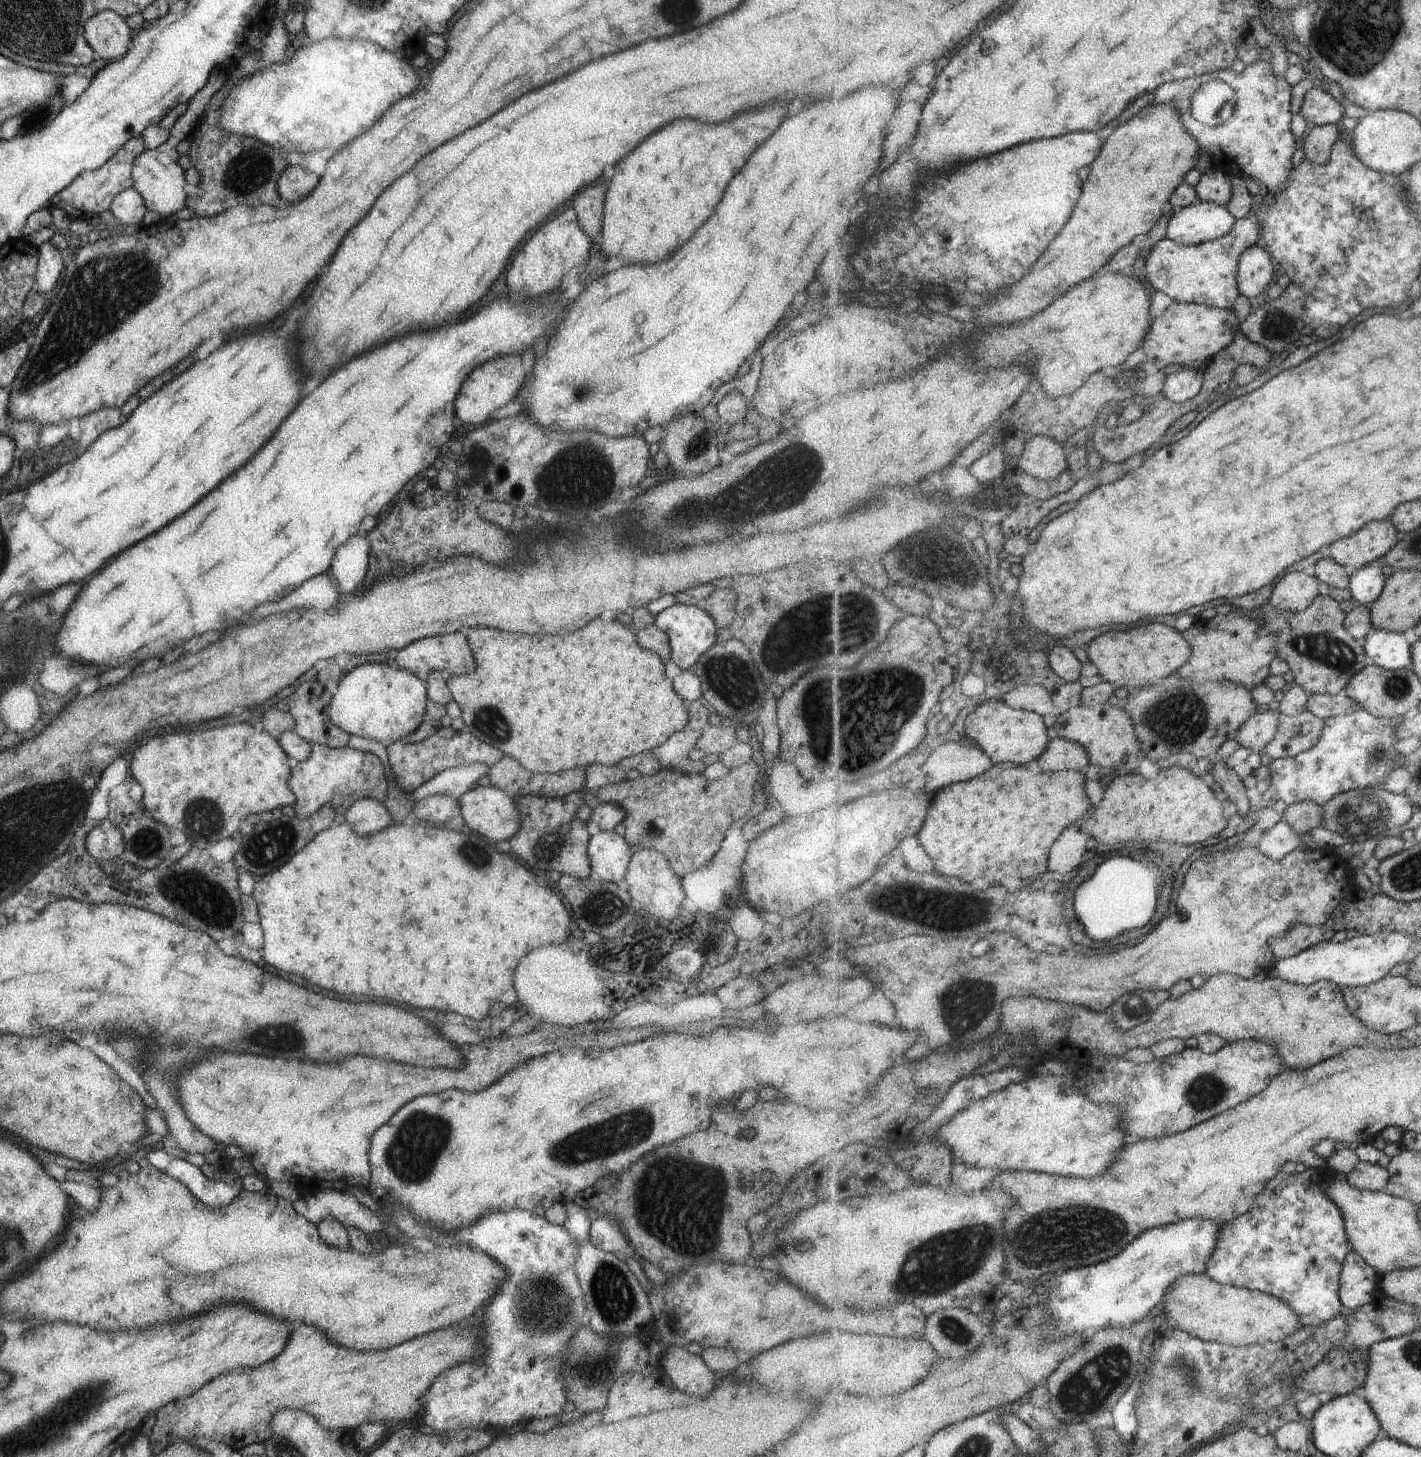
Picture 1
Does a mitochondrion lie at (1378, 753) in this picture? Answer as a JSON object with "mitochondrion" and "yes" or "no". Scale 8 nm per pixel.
{"mitochondrion":"yes"}

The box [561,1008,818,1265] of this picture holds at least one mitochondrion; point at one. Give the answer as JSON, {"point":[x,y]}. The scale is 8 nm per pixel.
{"point":[690,1226]}

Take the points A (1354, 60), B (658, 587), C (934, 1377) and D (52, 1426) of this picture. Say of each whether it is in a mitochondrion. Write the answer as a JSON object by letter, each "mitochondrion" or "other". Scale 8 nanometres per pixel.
{"A":"mitochondrion","B":"other","C":"other","D":"mitochondrion"}

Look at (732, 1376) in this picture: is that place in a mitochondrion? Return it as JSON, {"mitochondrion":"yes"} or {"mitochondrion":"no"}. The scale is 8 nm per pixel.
{"mitochondrion":"no"}

